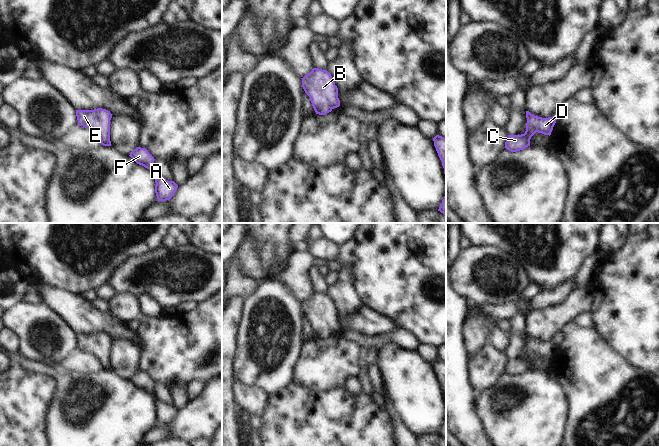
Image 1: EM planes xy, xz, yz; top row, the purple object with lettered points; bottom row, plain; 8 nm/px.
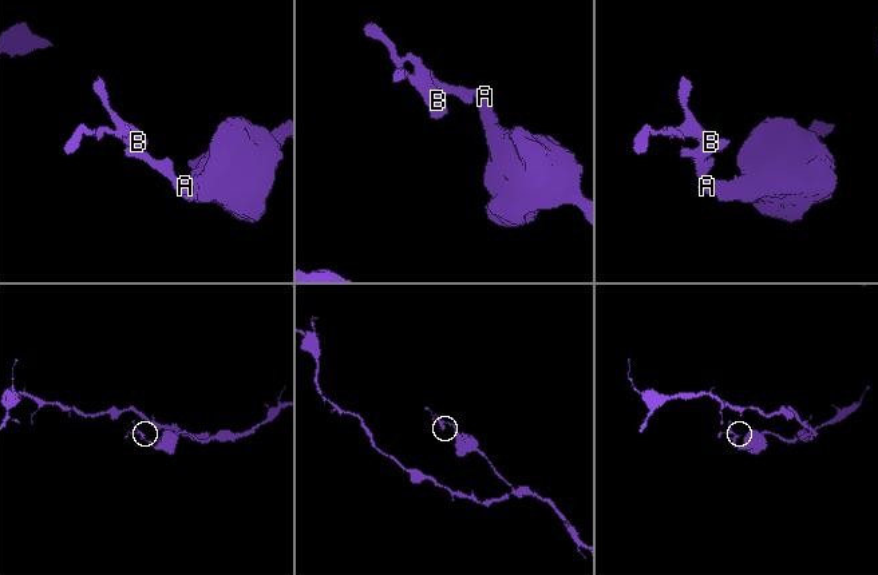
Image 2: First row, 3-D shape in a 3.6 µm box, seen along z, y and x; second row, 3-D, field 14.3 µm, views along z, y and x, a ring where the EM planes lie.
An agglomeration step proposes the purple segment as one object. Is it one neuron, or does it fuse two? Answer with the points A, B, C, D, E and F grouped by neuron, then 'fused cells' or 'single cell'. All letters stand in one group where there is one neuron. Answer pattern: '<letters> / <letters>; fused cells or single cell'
A B C D E F; single cell

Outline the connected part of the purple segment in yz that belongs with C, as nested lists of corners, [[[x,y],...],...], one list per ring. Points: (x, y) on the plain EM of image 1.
[[[526,335],[526,342],[525,357],[521,359],[508,359],[505,366],[505,372],[507,374],[511,376],[524,374],[530,370],[530,363],[536,356],[550,360],[557,344],[555,340],[542,342],[531,338],[529,335]]]

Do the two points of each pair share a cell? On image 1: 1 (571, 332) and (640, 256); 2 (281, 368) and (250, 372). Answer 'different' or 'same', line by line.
1: different
2: same

